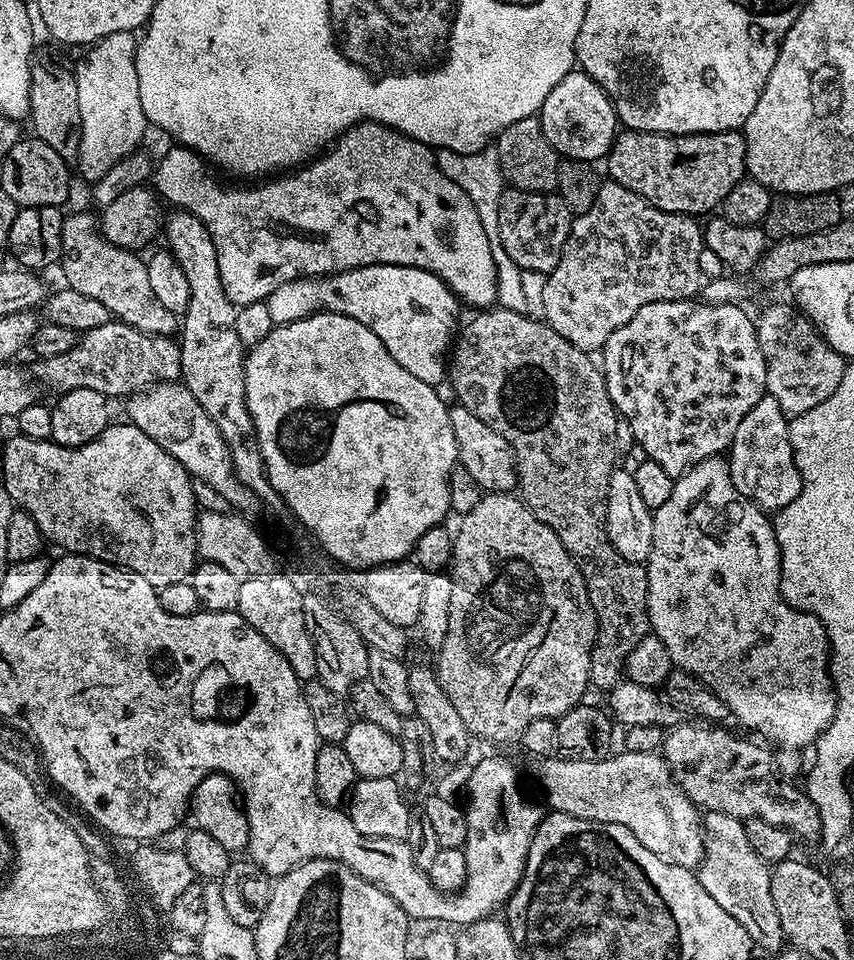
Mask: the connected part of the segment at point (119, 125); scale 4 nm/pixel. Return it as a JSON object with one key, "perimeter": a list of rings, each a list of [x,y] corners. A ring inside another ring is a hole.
{"perimeter":[[[119,32],[96,41],[77,64],[74,64],[76,85],[78,86],[78,110],[82,114],[82,146],[75,167],[80,167],[80,176],[86,182],[96,181],[115,163],[141,147],[140,139],[150,128],[146,114],[142,110],[142,98],[138,98],[138,70],[136,69],[136,32]]]}

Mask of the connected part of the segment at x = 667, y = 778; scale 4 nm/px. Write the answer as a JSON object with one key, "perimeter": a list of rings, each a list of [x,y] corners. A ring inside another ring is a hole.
{"perimeter":[[[619,751],[602,760],[572,760],[563,756],[543,757],[537,764],[538,782],[544,792],[548,808],[553,812],[569,814],[584,821],[625,826],[638,838],[642,846],[674,865],[697,869],[704,859],[702,816],[699,808],[676,783],[663,755],[634,754]]]}

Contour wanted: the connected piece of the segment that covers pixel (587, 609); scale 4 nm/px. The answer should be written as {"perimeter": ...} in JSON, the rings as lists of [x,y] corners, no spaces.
{"perimeter":[[[490,492],[481,495],[480,501],[469,513],[459,517],[460,529],[455,529],[452,542],[452,562],[450,575],[452,577],[452,589],[450,590],[450,630],[446,630],[446,642],[438,649],[437,660],[434,660],[436,677],[446,690],[446,698],[454,702],[462,722],[466,722],[468,731],[477,741],[489,740],[492,744],[513,744],[520,738],[520,730],[529,724],[531,720],[538,718],[550,718],[556,720],[566,715],[577,704],[585,699],[584,691],[589,691],[590,681],[590,654],[596,641],[596,615],[590,606],[590,598],[586,590],[586,582],[574,562],[574,558],[562,546],[558,534],[546,526],[531,512],[520,499],[519,495],[506,492]]]}

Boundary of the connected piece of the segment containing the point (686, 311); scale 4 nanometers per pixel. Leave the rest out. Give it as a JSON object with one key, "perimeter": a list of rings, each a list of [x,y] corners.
{"perimeter":[[[700,298],[654,302],[642,306],[642,310],[638,310],[638,314],[634,314],[634,318],[626,322],[626,326],[614,330],[614,334],[610,334],[610,338],[604,343],[602,371],[612,404],[630,426],[632,439],[638,448],[640,444],[641,450],[644,451],[643,455],[647,459],[658,462],[658,466],[662,466],[662,470],[666,470],[666,474],[670,474],[673,478],[688,472],[698,462],[727,453],[732,447],[734,434],[738,434],[738,426],[742,423],[742,418],[746,418],[746,414],[750,414],[750,410],[754,410],[754,406],[758,406],[758,402],[766,395],[766,358],[762,358],[762,346],[758,346],[758,334],[753,317],[748,317],[740,308],[742,307],[739,303],[706,304]]]}

